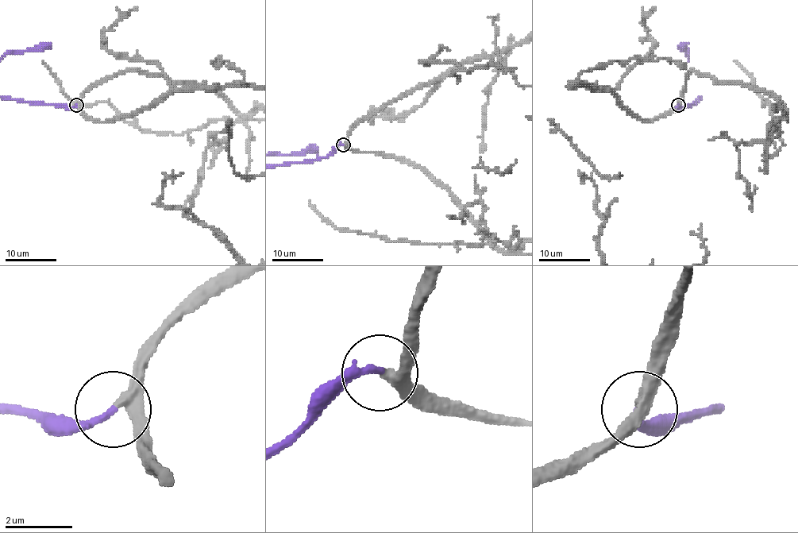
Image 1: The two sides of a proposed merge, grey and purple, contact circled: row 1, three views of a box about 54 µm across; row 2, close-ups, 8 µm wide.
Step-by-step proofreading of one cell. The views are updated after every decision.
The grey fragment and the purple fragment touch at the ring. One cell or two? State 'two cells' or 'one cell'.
one cell

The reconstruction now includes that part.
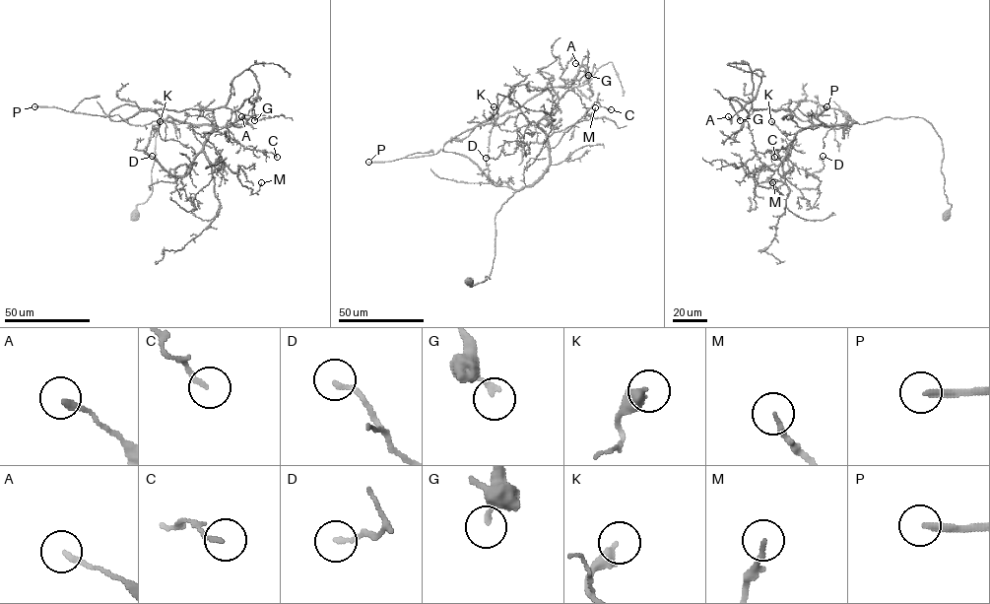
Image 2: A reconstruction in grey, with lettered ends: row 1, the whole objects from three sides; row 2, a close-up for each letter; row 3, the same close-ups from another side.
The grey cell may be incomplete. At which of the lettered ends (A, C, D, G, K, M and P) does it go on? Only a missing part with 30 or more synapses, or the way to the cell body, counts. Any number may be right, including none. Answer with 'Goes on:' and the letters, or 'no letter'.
Goes on: P

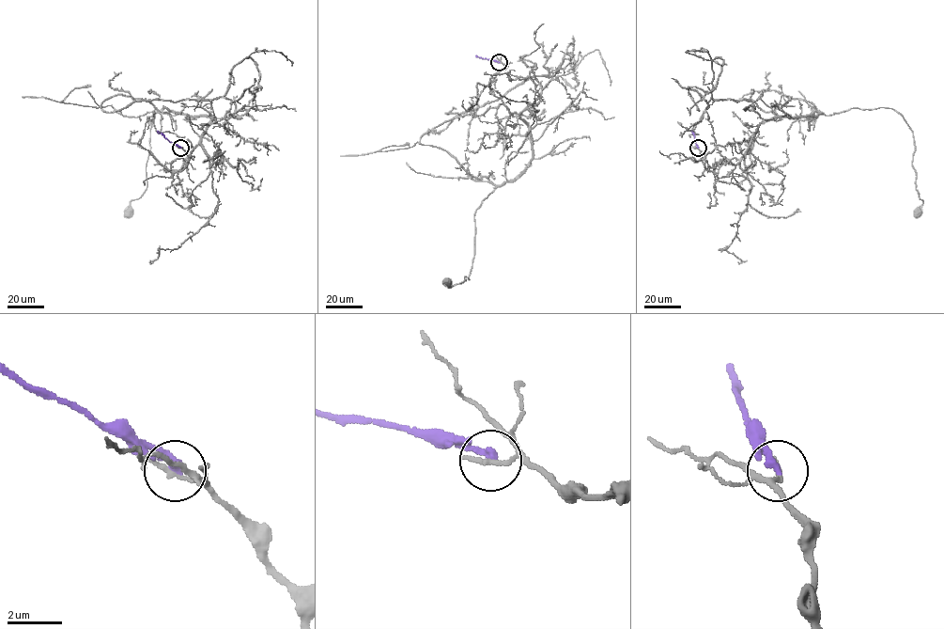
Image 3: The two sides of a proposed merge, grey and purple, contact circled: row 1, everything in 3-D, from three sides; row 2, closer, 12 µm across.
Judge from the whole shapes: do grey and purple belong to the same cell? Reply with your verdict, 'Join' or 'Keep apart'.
Keep apart

